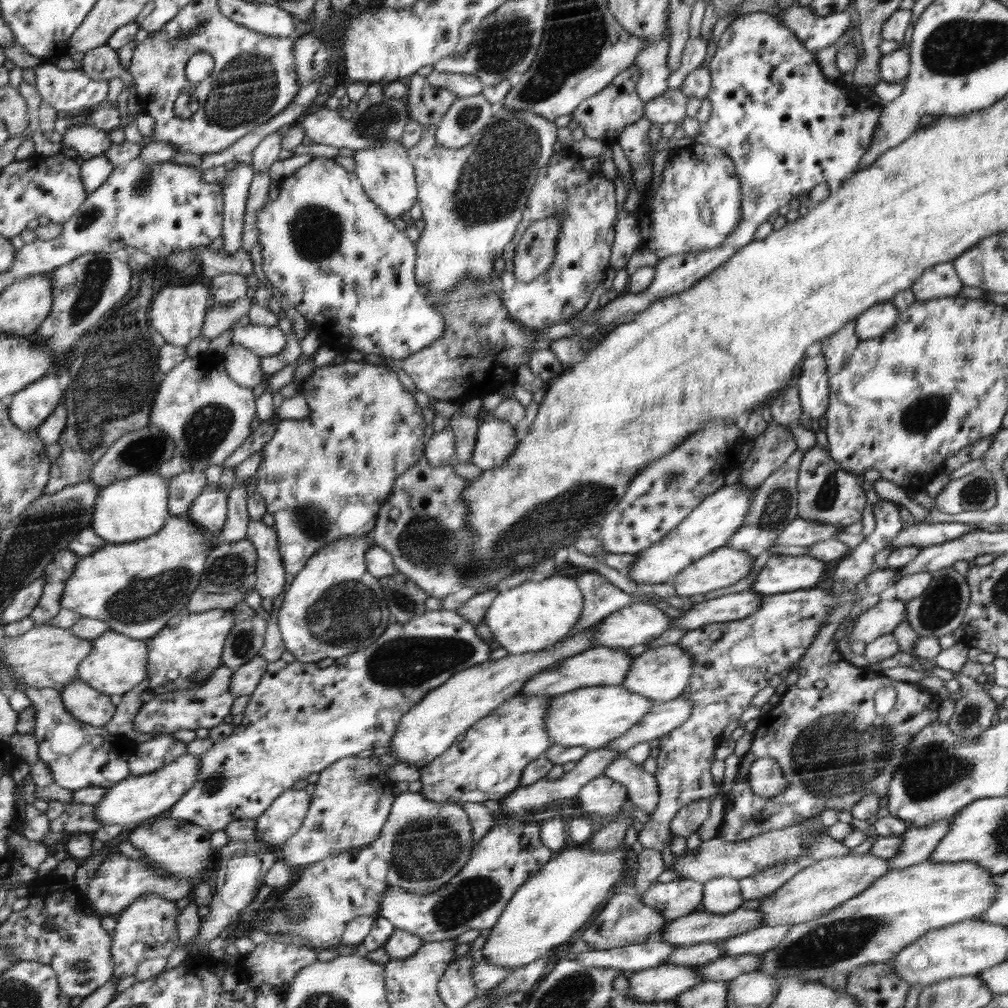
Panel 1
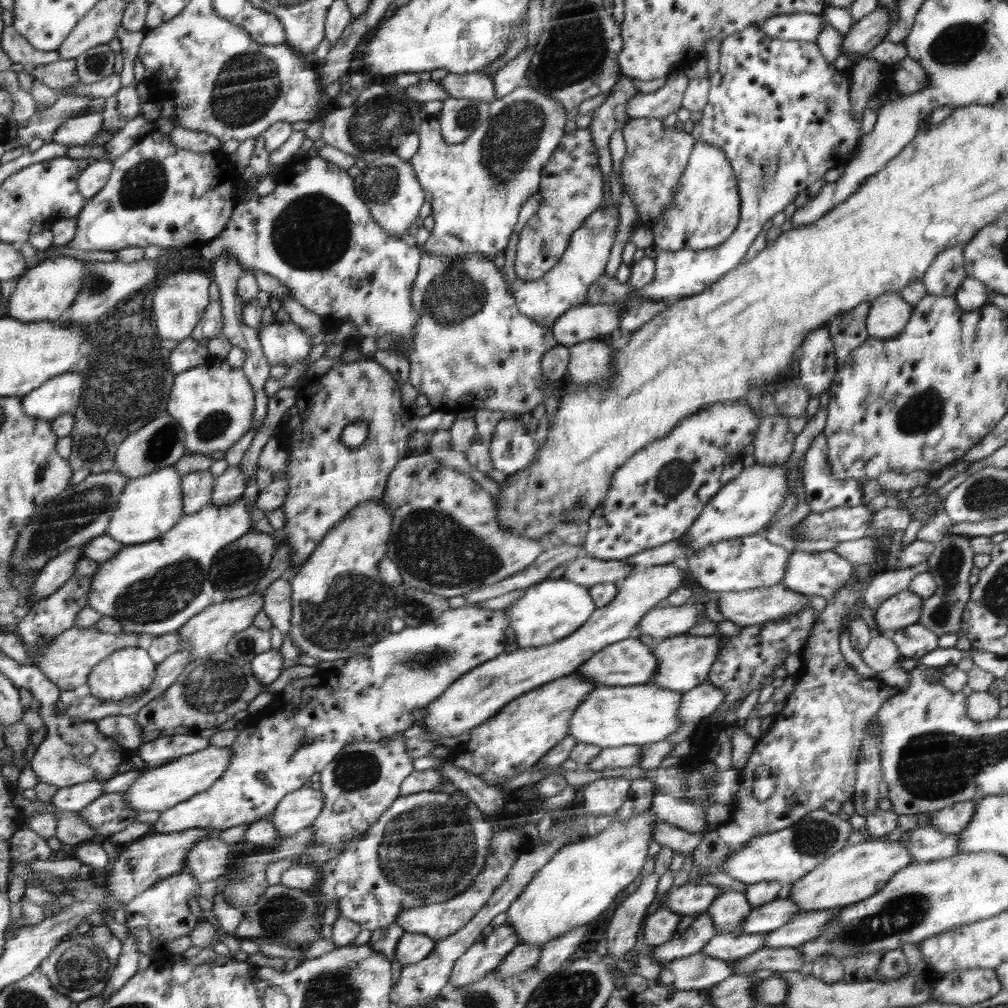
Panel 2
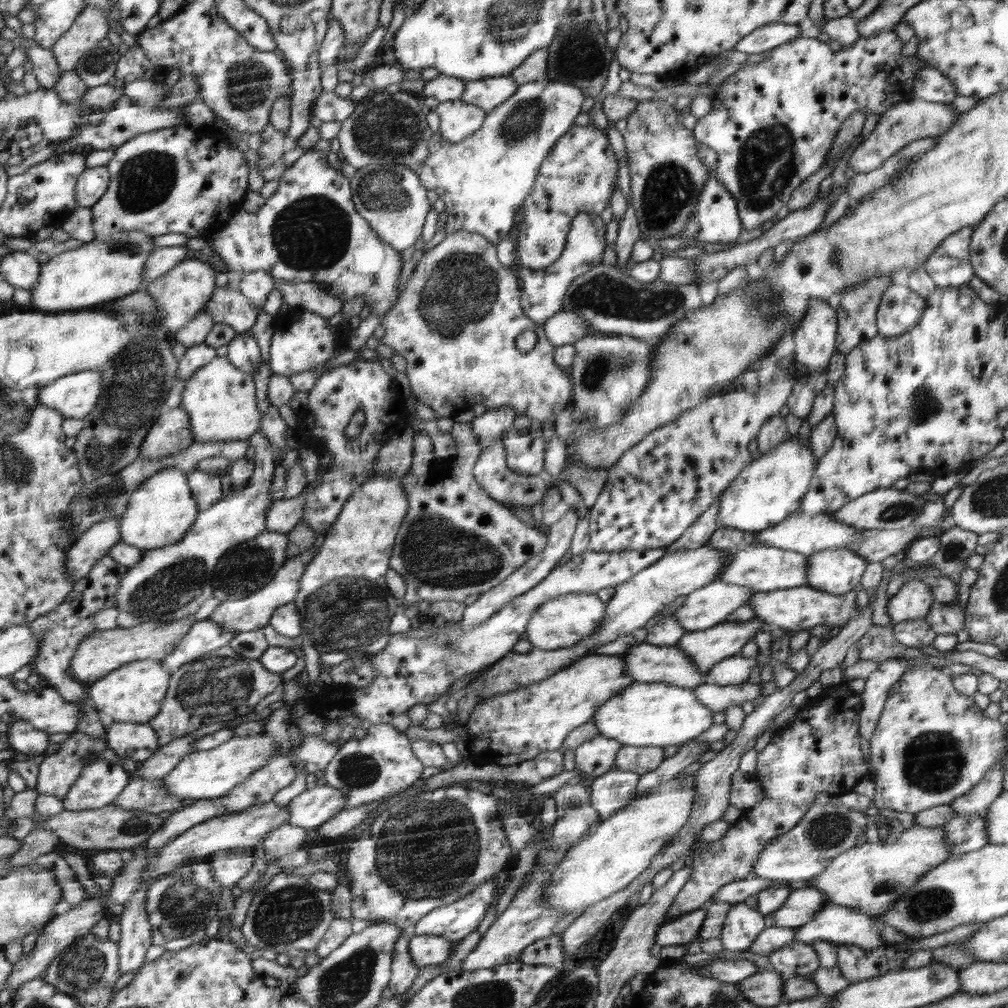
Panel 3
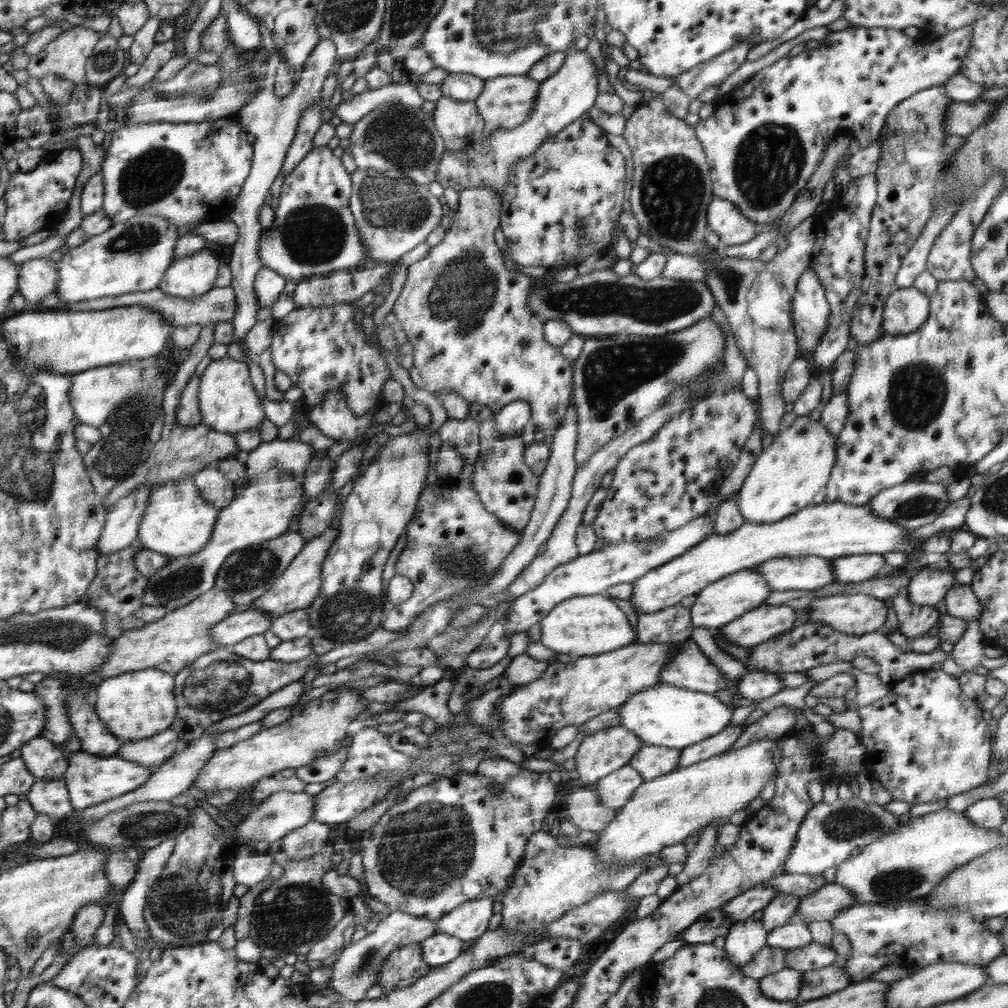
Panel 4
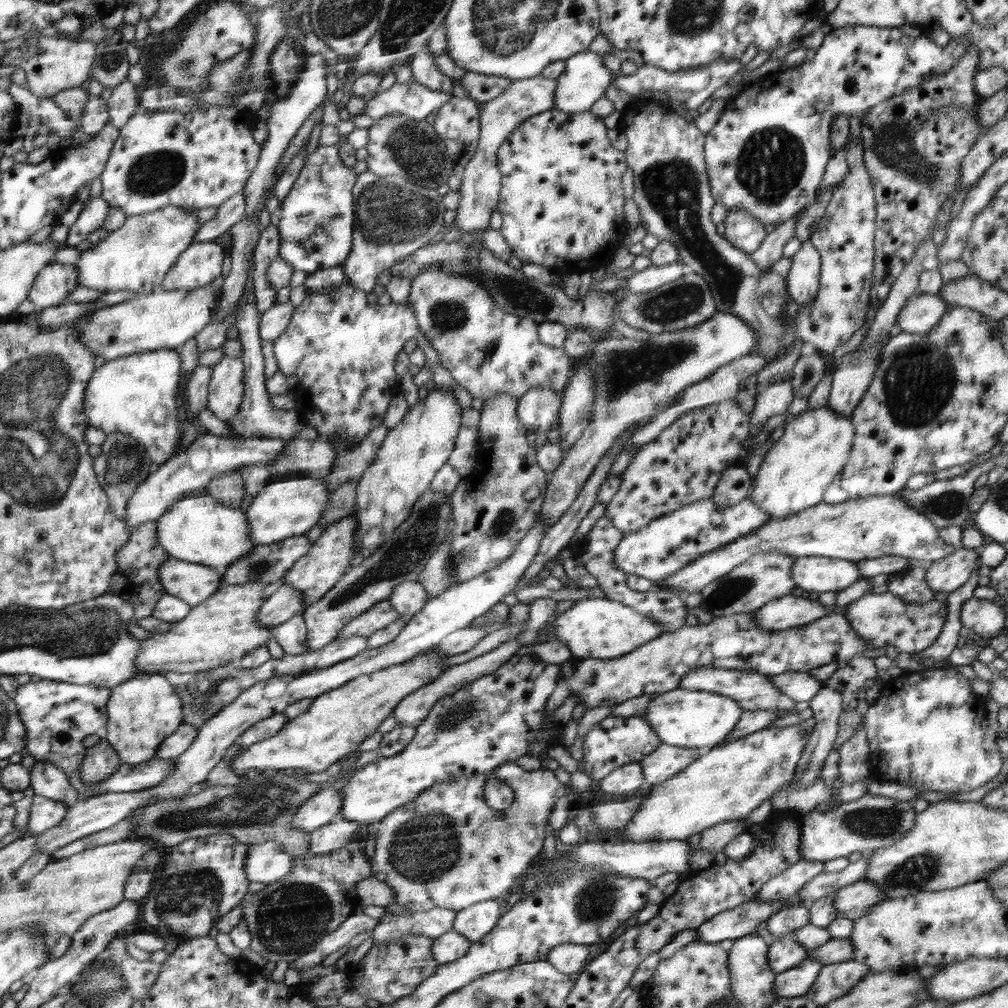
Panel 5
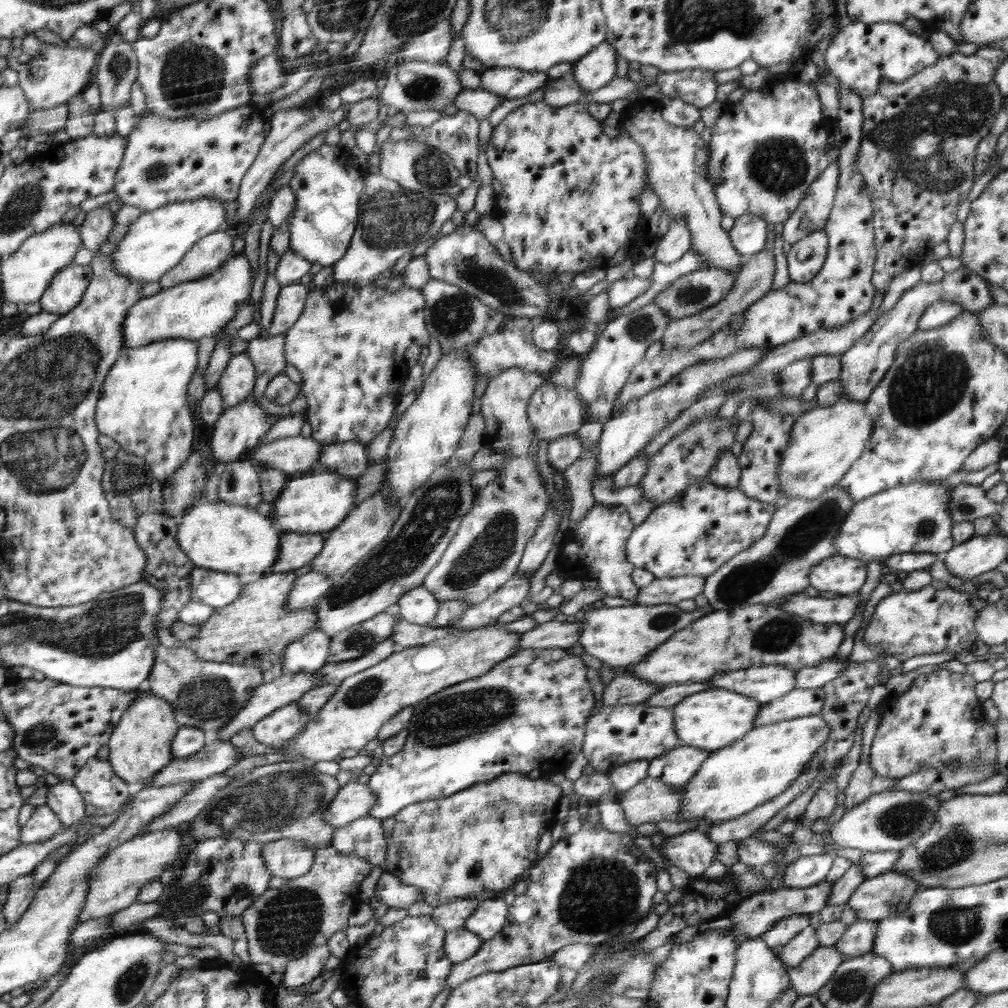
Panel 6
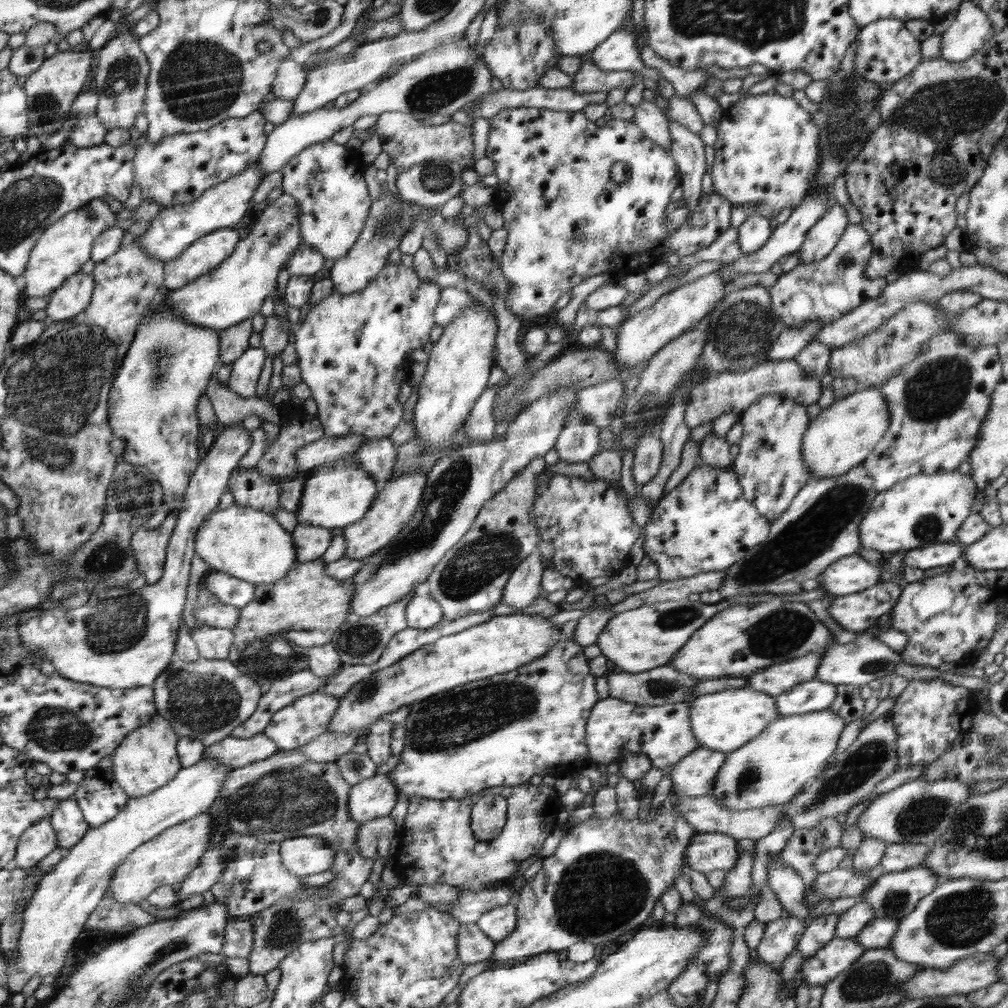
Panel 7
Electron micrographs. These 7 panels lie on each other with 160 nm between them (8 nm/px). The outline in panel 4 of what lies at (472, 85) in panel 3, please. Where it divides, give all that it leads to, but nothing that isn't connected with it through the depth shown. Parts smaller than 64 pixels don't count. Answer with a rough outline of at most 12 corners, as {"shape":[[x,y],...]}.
{"shape":[[527,75],[484,81],[473,100],[480,141],[531,113],[540,84]]}

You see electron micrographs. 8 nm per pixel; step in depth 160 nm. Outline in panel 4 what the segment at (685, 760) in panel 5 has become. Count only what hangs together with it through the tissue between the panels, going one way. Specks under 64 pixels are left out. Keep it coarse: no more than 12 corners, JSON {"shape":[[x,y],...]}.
{"shape":[[646,745],[629,762],[645,780],[672,772],[681,749]]}

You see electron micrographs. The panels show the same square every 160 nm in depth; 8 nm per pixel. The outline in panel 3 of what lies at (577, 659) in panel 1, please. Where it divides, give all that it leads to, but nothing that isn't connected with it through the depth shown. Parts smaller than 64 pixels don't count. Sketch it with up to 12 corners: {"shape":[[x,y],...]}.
{"shape":[[643,641],[622,652],[634,683],[695,690],[706,682],[677,645]]}

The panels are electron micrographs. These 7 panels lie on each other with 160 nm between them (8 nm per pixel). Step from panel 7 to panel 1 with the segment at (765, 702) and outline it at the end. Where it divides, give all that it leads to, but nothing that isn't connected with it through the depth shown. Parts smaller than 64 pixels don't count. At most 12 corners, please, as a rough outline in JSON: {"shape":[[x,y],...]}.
{"shape":[[620,685],[555,695],[554,745],[600,749],[656,705]]}

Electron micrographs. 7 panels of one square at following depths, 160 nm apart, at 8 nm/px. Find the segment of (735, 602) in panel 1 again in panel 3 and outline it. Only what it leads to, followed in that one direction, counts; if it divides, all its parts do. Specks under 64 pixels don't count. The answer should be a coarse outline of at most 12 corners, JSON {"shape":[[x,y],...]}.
{"shape":[[853,589],[756,591],[747,605],[773,628],[835,633],[861,609]]}

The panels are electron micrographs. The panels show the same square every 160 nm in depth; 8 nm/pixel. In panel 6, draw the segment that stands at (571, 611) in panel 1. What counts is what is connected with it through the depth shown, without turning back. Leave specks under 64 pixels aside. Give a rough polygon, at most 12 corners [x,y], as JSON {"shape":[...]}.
{"shape":[[677,605],[589,608],[578,644],[606,666],[646,660],[714,612]]}

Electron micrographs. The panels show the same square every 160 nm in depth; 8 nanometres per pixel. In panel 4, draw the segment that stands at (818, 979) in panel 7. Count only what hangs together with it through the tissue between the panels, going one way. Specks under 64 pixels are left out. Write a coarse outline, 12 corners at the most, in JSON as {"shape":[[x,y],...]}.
{"shape":[[787,967],[759,980],[768,998],[792,1001],[802,974]]}

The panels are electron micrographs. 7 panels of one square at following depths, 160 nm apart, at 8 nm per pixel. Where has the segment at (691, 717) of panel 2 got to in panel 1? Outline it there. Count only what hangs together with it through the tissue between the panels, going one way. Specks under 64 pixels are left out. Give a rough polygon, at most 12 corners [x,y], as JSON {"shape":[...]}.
{"shape":[[682,696],[656,704],[604,747],[624,753],[664,737],[690,716]]}

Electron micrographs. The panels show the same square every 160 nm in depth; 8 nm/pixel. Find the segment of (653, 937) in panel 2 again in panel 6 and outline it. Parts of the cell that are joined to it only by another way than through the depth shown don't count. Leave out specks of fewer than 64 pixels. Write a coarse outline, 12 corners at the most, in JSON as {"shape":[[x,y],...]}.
{"shape":[[832,883],[752,895],[728,917],[754,939],[828,904]]}

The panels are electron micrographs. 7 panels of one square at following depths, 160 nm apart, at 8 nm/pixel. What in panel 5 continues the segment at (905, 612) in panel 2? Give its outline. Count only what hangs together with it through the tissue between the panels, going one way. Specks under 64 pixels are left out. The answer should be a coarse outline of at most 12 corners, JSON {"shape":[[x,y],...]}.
{"shape":[[961,547],[926,566],[933,592],[953,592],[980,568],[983,547]]}

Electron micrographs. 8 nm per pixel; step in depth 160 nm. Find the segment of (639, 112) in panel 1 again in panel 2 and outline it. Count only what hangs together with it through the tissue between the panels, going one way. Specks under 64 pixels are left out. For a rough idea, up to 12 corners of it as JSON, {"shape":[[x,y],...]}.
{"shape":[[622,80],[592,112],[589,129],[599,167],[608,182],[613,168],[612,132],[630,120],[627,105],[637,92]]}

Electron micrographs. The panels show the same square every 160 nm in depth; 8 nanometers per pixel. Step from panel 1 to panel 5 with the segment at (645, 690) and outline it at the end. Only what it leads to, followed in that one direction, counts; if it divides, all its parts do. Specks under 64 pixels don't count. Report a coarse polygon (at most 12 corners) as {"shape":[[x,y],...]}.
{"shape":[[806,594],[767,602],[753,613],[762,630],[788,630],[822,618]]}

